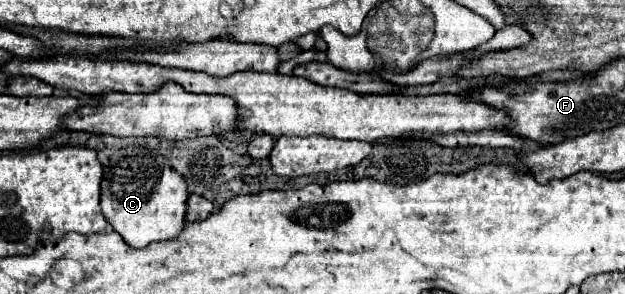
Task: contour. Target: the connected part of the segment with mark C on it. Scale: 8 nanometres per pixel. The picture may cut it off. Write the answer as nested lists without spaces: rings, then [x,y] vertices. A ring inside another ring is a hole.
[[[136,141],[124,145],[118,151],[114,151],[114,155],[110,155],[110,161],[104,167],[100,183],[100,207],[106,221],[130,247],[146,247],[154,241],[176,237],[186,223],[184,219],[186,201],[188,201],[188,191],[186,183],[182,181],[182,175],[170,167],[168,159],[156,147],[148,147],[148,141]]]

